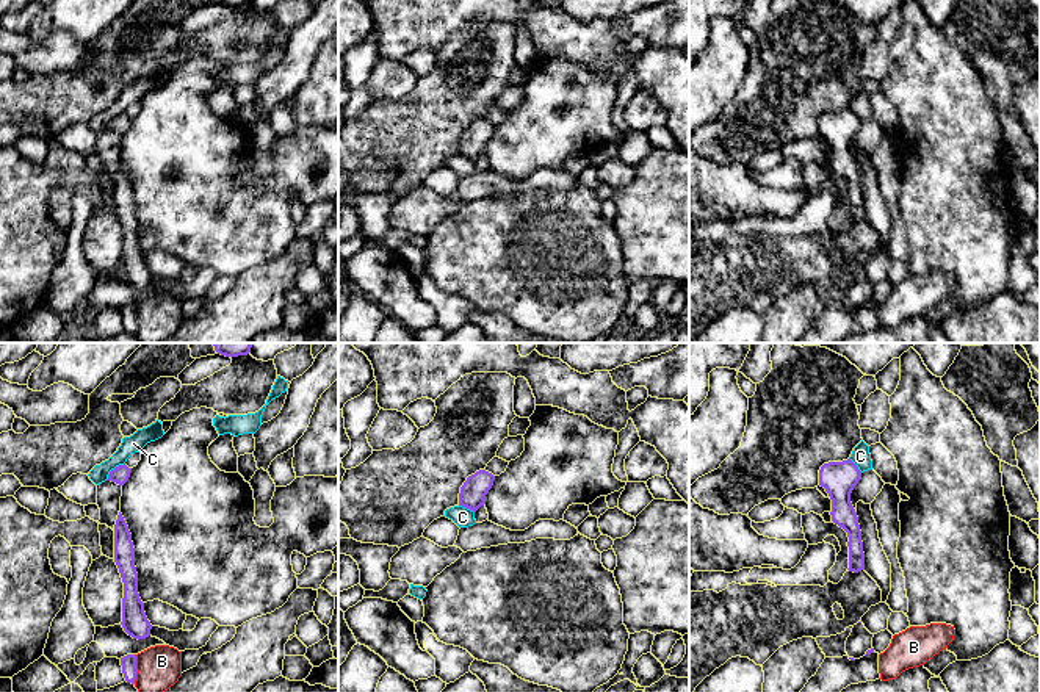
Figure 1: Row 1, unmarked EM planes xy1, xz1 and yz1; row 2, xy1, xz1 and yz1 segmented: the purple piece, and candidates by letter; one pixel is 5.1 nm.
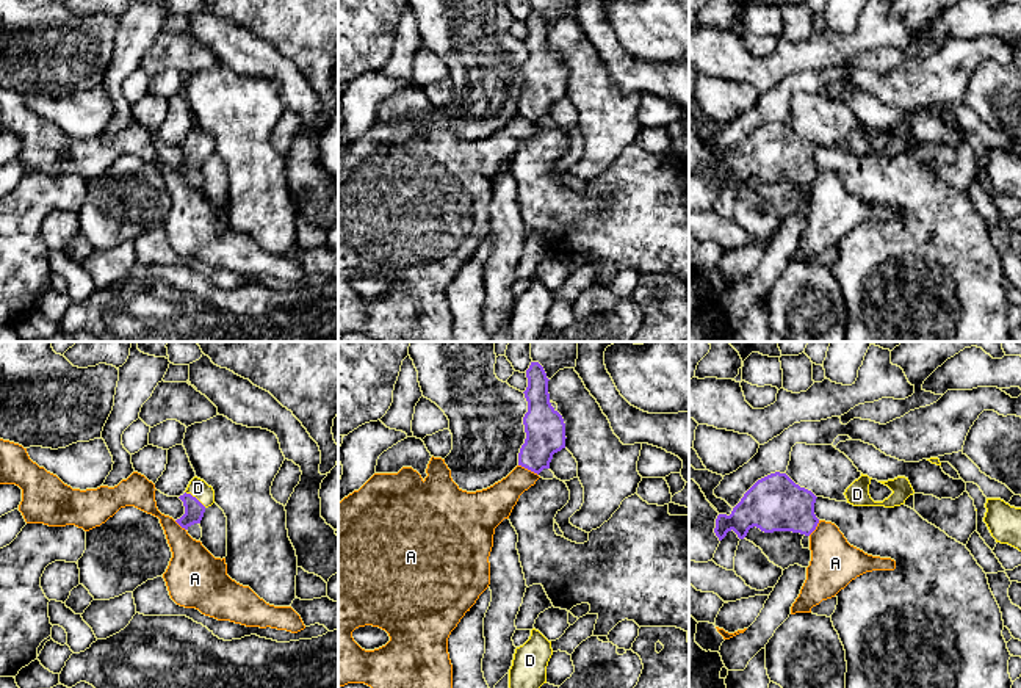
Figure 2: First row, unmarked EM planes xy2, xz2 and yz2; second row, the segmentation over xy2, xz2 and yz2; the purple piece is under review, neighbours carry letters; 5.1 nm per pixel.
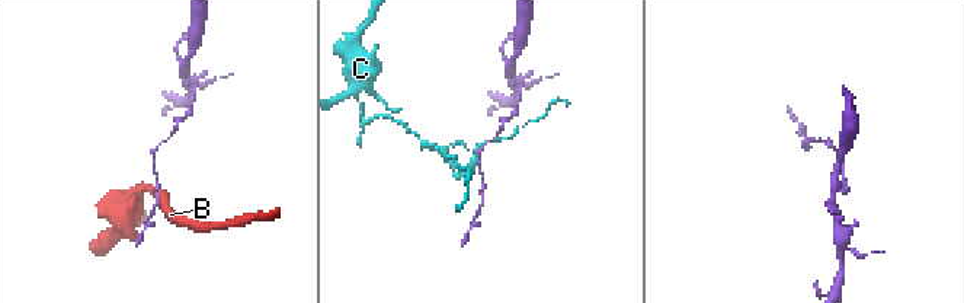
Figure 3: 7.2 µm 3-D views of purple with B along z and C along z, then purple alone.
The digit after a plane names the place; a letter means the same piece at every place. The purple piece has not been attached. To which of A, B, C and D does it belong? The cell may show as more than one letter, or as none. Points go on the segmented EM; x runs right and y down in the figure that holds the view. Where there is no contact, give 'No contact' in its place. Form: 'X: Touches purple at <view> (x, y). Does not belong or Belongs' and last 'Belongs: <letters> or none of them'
A: Touches purple at xz2 (528, 469). Does not belong
B: Touches purple at xy1 (135, 669). Does not belong
C: Touches purple at xy1 (115, 468). Does not belong
D: Touches purple at xy2 (194, 497). Belongs
Belongs: D

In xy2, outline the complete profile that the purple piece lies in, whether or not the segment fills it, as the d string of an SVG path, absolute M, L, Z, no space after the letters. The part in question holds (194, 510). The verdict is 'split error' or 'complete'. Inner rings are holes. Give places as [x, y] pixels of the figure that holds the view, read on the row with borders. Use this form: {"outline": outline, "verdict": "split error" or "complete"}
{"outline": "M194 476L179 498L183 502L185 514L175 522L188 530L191 525L200 523L205 509L215 503L215 491L204 480Z", "verdict": "split error"}

